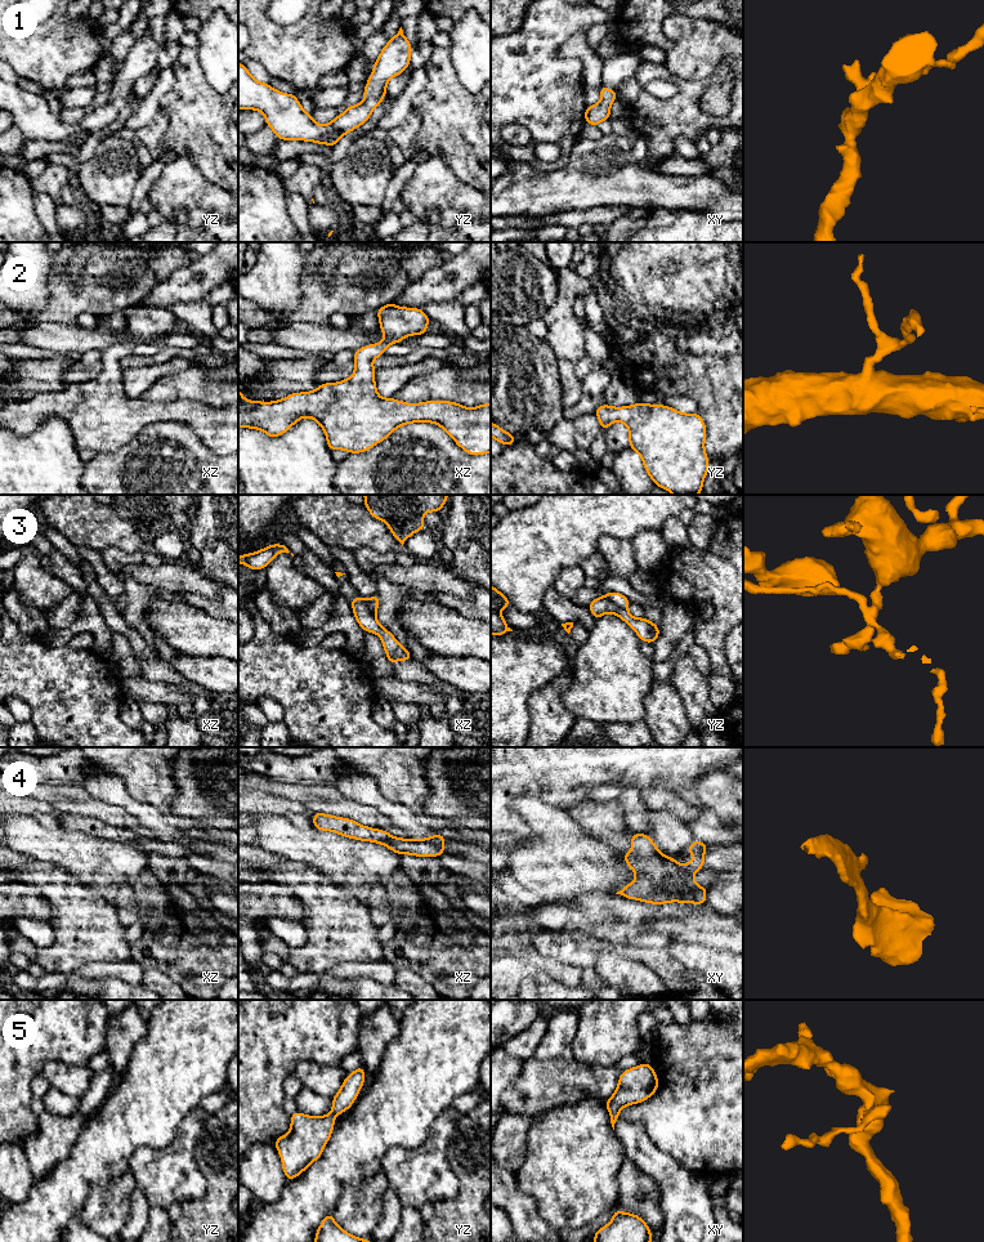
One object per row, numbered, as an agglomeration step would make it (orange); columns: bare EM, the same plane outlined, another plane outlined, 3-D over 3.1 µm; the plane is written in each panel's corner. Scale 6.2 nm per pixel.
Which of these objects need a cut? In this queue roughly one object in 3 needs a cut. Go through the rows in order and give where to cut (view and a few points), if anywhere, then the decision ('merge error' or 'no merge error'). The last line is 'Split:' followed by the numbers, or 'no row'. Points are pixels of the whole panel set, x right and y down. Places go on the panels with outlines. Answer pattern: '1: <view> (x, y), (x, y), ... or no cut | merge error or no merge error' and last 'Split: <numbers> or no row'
1: no cut | no merge error
2: no cut | no merge error
3: yz (603, 595), (626, 610) | merge error
4: xz (426, 839), (442, 848) | merge error
5: no cut | no merge error
Split: 3, 4

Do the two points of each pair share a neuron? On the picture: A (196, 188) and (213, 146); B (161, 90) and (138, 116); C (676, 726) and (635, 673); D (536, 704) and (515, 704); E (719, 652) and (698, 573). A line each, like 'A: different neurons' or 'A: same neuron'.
A: different neurons
B: same neuron
C: different neurons
D: different neurons
E: same neuron

